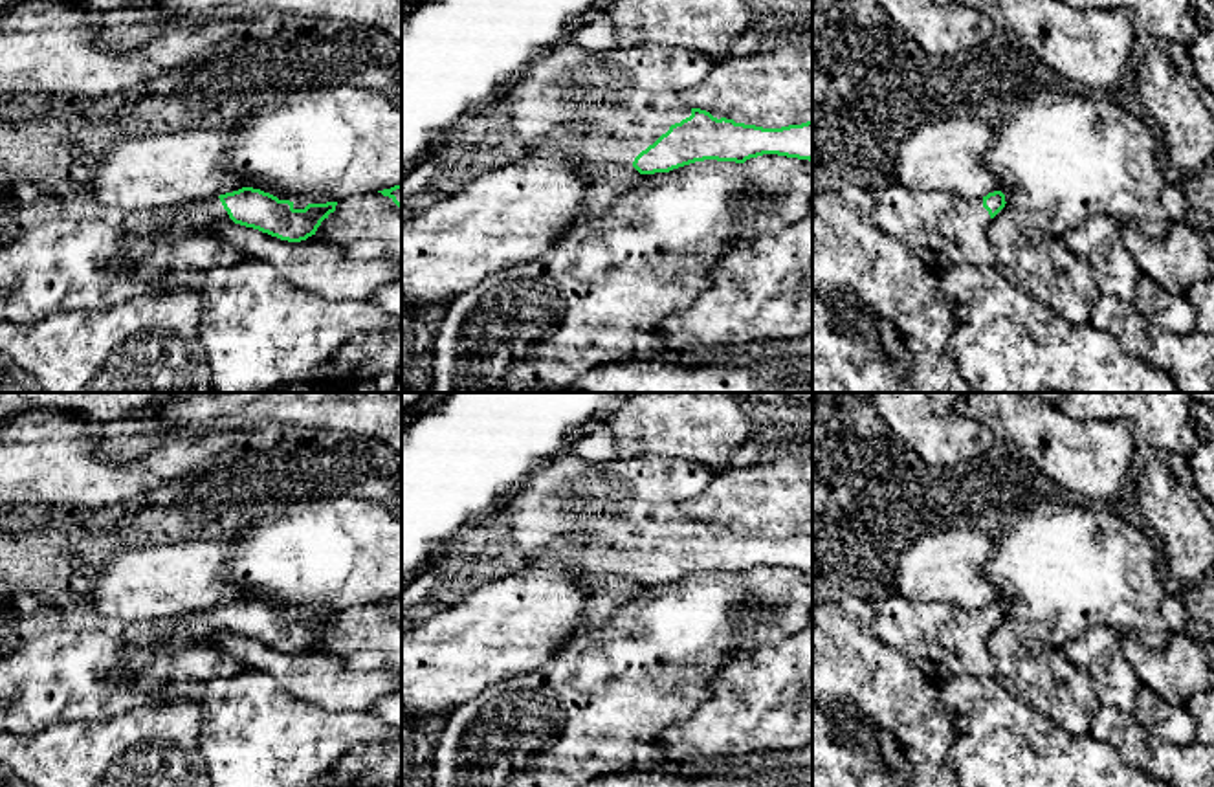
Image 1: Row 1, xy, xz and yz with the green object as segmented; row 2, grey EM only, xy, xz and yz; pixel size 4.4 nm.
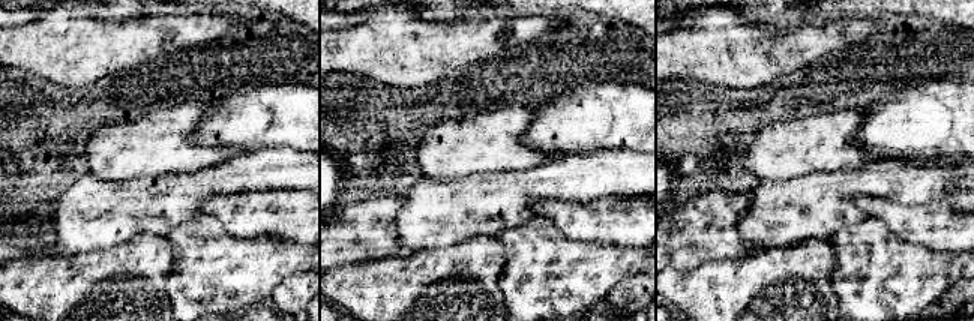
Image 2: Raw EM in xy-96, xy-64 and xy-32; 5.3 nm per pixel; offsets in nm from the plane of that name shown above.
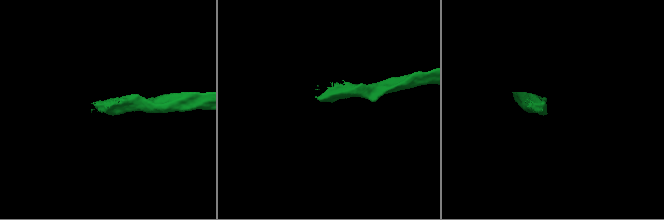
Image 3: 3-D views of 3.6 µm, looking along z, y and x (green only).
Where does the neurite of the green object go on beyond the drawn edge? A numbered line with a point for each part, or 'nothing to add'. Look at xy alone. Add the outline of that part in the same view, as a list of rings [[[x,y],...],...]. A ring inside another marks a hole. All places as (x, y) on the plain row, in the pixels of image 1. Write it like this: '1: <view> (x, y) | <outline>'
1: xy (187, 659) | [[[218,607],[125,624],[121,633],[125,653],[150,644],[160,648],[160,655],[136,675],[130,690],[198,699],[209,681],[238,673],[240,664],[211,640],[216,629],[233,633]]]

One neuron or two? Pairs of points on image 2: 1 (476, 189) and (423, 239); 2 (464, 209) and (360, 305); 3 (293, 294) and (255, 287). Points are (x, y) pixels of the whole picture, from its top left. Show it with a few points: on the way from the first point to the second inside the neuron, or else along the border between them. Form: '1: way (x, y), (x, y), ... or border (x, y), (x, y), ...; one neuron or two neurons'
1: way (462, 203), (437, 225); one neuron
2: border (455, 243), (446, 248), (419, 249), (402, 255); two neurons
3: border (303, 272), (290, 275), (267, 302); two neurons

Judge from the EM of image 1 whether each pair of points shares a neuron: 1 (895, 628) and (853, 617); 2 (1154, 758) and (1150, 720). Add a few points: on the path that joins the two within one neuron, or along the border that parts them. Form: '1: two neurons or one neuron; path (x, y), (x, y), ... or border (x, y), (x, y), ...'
1: two neurons; border (871, 604), (873, 630), (903, 653)
2: two neurons; border (1132, 714), (1147, 731), (1159, 738)

